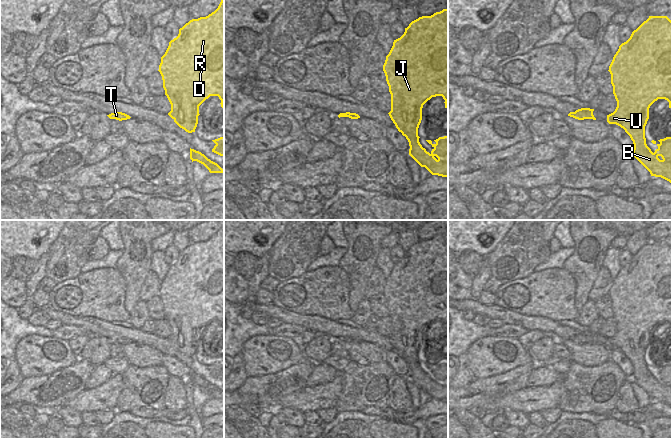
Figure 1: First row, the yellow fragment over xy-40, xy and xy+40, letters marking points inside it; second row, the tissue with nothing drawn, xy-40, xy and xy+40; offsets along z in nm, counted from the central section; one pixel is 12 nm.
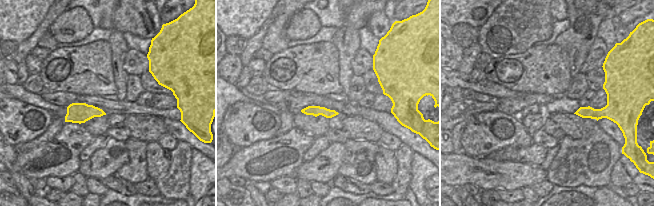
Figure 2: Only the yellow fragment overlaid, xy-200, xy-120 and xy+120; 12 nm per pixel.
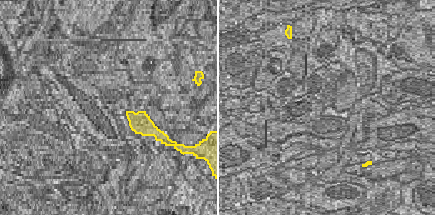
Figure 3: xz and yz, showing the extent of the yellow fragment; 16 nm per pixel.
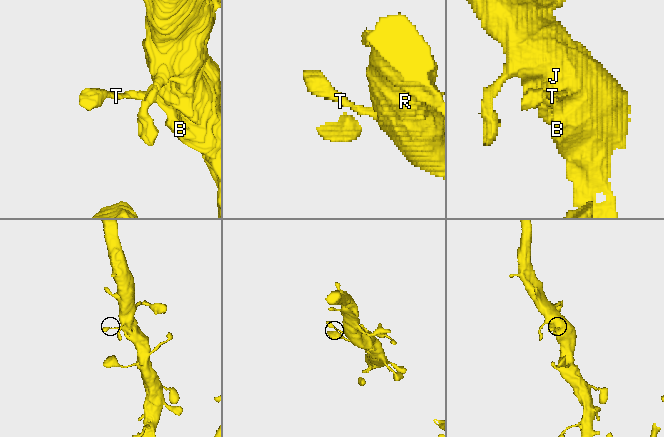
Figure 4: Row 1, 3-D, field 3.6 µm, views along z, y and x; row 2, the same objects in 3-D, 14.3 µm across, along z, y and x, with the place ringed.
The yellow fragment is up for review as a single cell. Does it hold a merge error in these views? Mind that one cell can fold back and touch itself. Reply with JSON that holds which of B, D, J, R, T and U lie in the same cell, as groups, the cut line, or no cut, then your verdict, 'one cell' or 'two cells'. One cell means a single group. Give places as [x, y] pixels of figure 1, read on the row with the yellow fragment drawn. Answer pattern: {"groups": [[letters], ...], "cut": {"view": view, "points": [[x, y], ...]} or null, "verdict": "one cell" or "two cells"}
{"groups": [["B", "D", "J", "R", "T", "U"]], "cut": null, "verdict": "one cell"}

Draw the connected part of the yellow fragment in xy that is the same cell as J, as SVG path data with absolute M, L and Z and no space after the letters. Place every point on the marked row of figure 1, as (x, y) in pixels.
M443 9L431 16L422 16L412 21L404 34L394 40L393 46L386 56L383 71L391 94L391 111L388 113L399 132L409 142L409 155L421 166L425 167L432 175L448 177L448 136L434 140L426 140L433 149L429 153L419 142L418 128L422 120L423 105L432 97L442 96L445 108L448 108L448 9Z

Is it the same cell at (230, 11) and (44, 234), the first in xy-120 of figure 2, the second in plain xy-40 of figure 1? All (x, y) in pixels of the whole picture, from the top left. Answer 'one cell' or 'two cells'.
one cell

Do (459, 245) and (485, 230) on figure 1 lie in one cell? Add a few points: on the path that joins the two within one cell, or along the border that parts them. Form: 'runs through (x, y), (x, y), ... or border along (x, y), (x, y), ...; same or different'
runs through (465, 239), (474, 230), (479, 230); same

